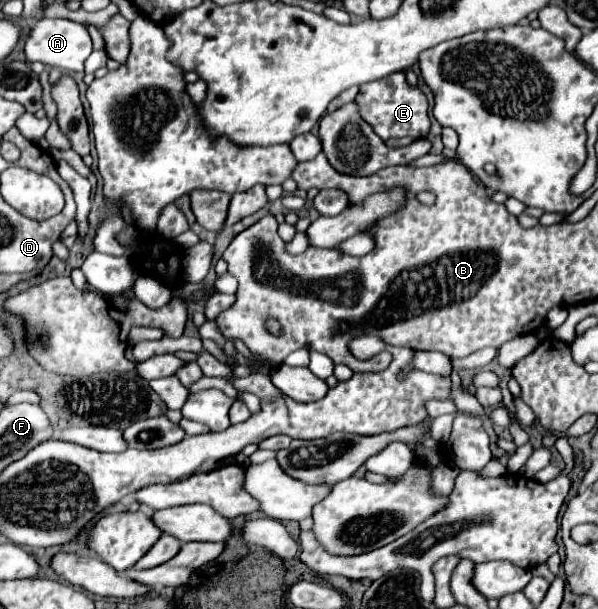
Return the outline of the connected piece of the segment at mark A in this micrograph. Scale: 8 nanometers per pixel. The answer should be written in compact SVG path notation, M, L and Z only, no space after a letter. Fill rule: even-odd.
M43 17L25 41L25 55L27 55L29 63L41 61L45 65L59 67L65 71L83 71L83 63L91 55L91 37L89 37L85 25L73 23L69 19Z

